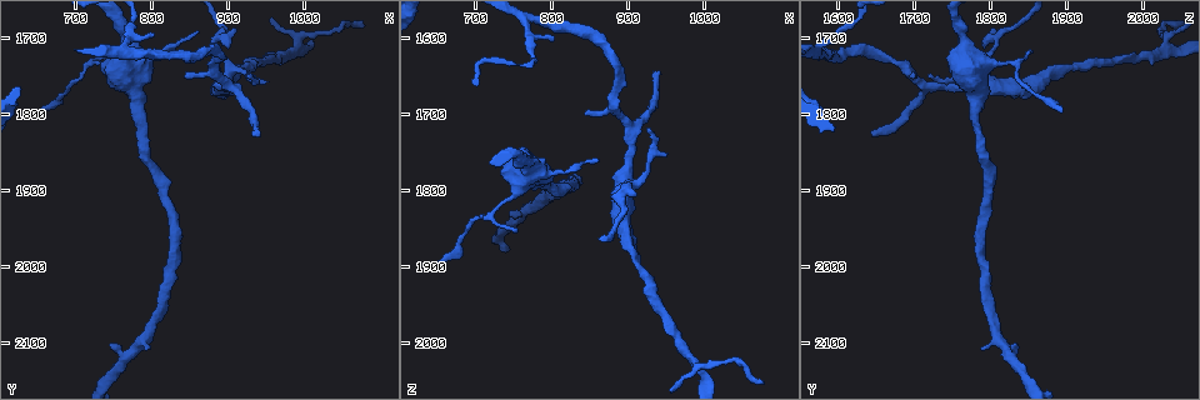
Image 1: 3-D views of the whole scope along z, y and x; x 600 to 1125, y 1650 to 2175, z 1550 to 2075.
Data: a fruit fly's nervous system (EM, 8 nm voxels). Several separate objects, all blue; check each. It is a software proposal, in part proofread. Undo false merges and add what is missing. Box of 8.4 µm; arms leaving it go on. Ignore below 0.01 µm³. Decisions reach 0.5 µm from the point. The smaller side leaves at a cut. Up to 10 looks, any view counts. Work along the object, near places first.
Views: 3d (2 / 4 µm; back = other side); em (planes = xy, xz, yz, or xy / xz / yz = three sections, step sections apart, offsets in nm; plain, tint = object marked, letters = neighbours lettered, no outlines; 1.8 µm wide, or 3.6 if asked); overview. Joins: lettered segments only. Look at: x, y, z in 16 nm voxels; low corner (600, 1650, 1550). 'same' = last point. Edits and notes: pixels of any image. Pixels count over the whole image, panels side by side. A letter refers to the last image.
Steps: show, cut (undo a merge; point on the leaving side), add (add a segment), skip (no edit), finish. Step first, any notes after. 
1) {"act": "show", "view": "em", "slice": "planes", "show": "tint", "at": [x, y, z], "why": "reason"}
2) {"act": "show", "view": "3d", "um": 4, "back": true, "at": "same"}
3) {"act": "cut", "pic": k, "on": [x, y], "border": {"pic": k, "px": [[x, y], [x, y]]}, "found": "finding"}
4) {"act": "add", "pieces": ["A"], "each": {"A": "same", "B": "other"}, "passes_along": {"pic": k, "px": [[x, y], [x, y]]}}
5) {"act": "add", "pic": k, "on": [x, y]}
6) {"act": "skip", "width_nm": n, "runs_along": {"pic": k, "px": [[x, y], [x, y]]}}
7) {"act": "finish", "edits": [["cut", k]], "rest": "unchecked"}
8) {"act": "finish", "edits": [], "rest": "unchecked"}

{"act": "show", "view": "em", "slice": "planes", "show": "letters", "at": [655, 1795, 1895], "why": "tapers out"}

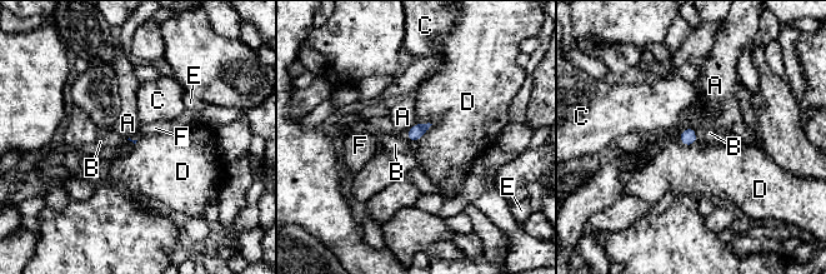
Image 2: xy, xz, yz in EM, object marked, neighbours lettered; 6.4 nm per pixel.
{"act": "skip", "each": {"A": "other", "B": "other", "C": "other", "D": "other", "E": "other", "F": "other"}, "border": {"pic": 2, "px": [[408, 139], [416, 142]]}, "found": "no lettered segment goes on from it"}

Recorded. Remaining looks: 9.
{"act": "show", "view": "em", "slice": "planes", "show": "tint", "at": [895, 1760, 1800], "why": "four arms meet"}

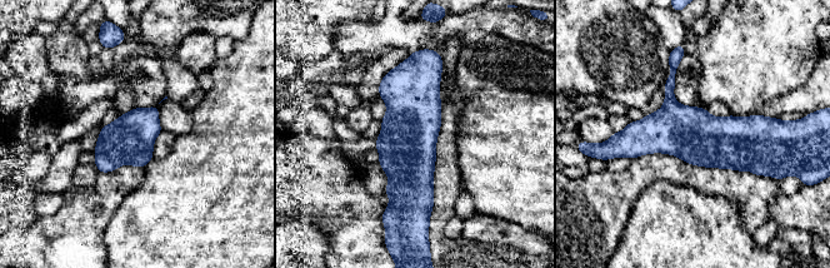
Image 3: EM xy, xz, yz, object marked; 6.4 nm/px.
{"act": "show", "view": "em", "slice": "planes", "show": "letters", "at": "same"}

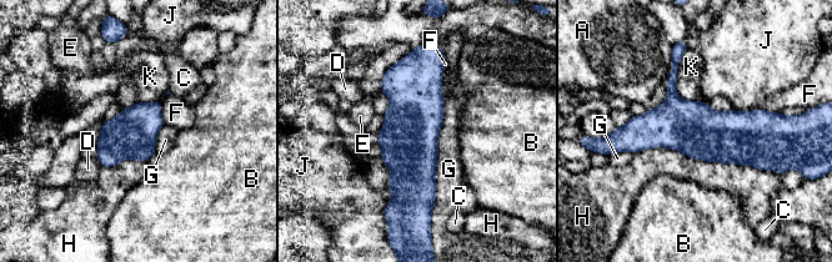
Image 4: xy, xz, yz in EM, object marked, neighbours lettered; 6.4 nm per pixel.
{"act": "skip", "width_nm": 300, "each": {"A": "other", "B": "other", "C": "other", "D": "other", "E": "other", "F": "other", "G": "other", "H": "other", "J": "other", "K": "other"}, "border": {"pic": 4, "px": [[444, 72], [431, 215]]}, "found": "all the same cell"}

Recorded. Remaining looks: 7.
{"act": "show", "view": "3d", "um": 4, "at": [840, 1750, 1695], "why": "branch stops here"}

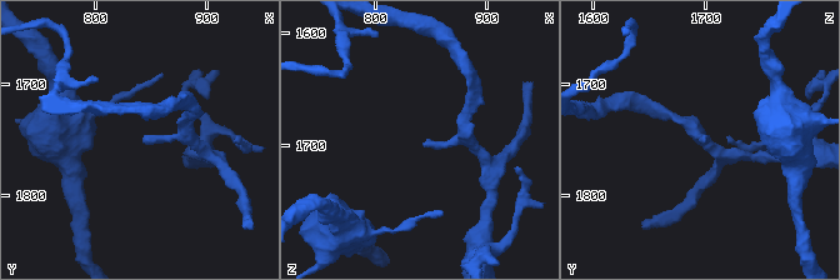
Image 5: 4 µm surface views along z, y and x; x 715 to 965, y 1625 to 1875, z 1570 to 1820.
{"act": "show", "view": "em", "slice": "planes", "show": "tint", "at": [842, 1750, 1698], "why": "now the EM"}

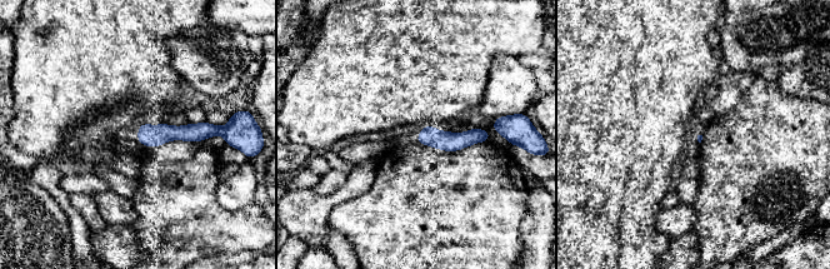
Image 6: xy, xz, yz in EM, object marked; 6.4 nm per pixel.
{"act": "show", "view": "em", "slice": "planes", "show": "letters", "at": "same", "why": "see the neighbours"}

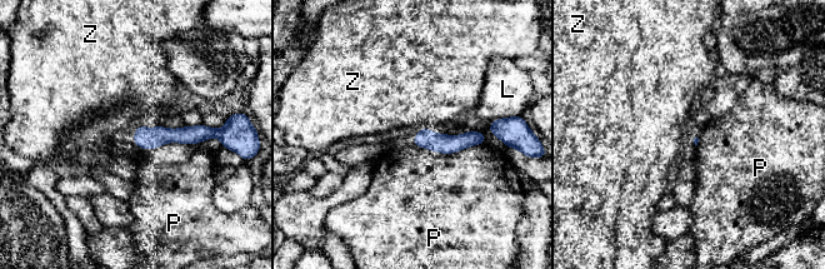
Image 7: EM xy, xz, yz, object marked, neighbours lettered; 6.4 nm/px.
{"act": "skip", "longest_contact_nm": ["P", 480], "each": {"L": "other", "P": "other", "Z": "other"}, "found": "no lettered segment goes on from it"}

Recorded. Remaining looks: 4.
{"act": "show", "view": "3d", "um": 2, "at": [930, 1830, 1645], "why": "free end"}

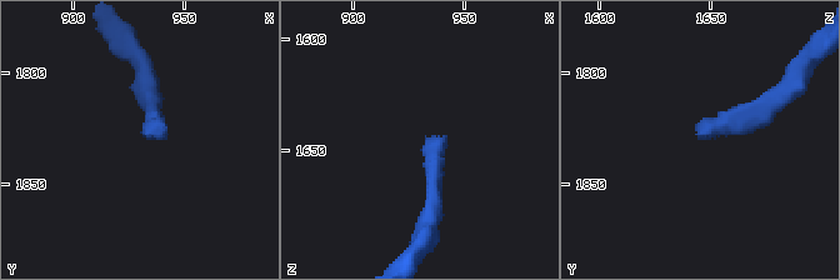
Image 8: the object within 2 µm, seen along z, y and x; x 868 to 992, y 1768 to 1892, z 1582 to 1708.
{"act": "show", "view": "em", "slice": "planes", "show": "letters", "at": [935, 1828, 1644], "why": "now the EM"}

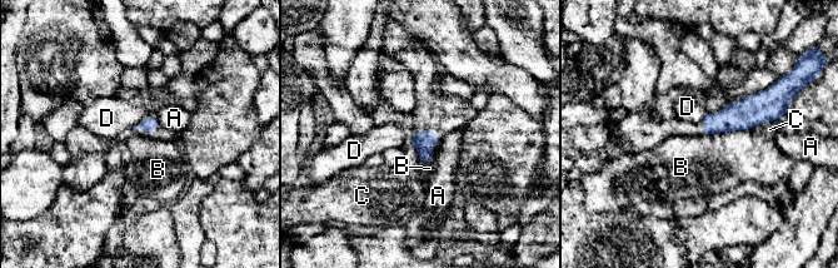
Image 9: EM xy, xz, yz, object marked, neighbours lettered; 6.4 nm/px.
{"act": "skip", "longest_contact_nm": ["C", 240], "each": {"A": "other", "B": "other", "C": "other", "D": "other"}, "border": {"pic": 9, "px": [[752, 128], [723, 132]]}, "found": "none of them fits"}

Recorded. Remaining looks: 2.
{"act": "finish", "edits": [], "rest": "unchecked"}

